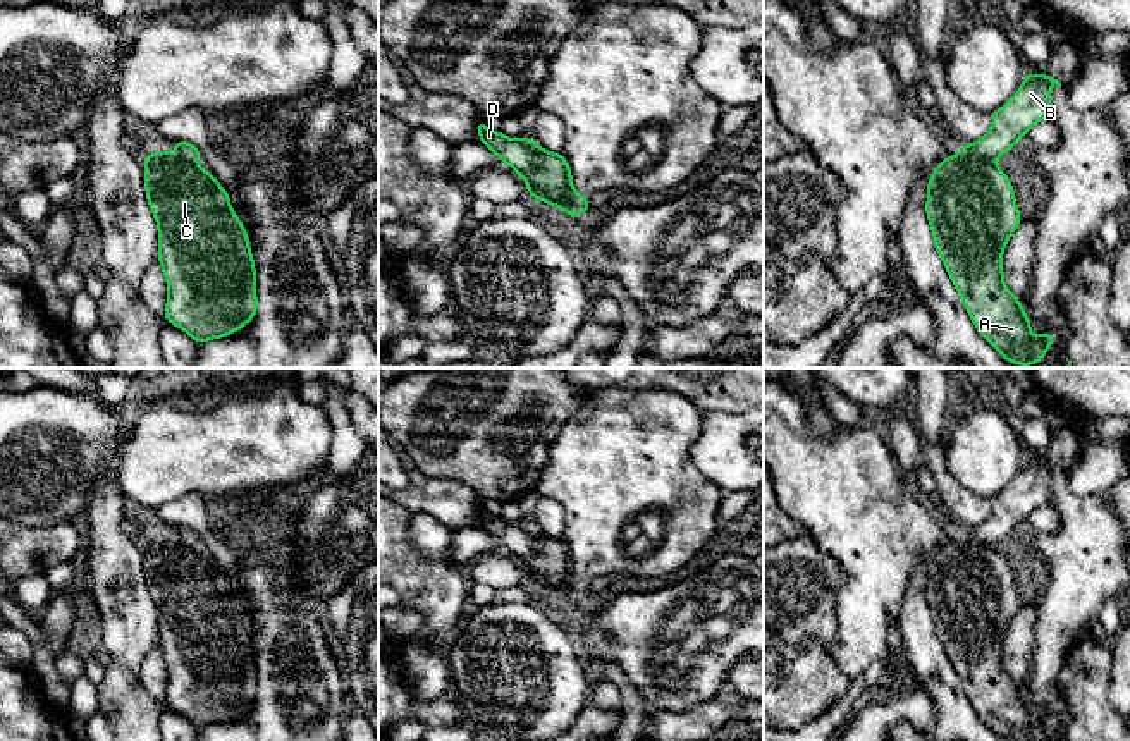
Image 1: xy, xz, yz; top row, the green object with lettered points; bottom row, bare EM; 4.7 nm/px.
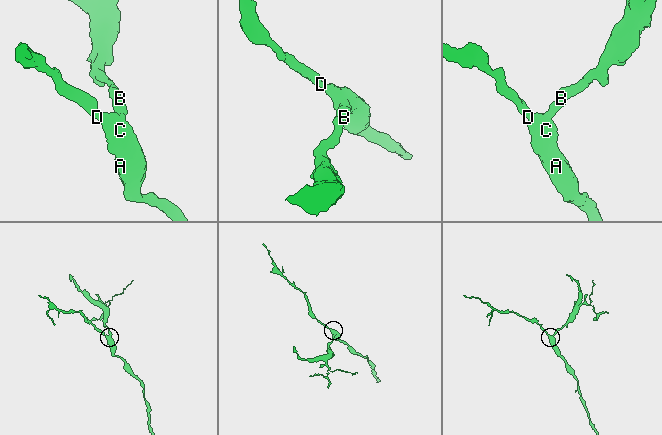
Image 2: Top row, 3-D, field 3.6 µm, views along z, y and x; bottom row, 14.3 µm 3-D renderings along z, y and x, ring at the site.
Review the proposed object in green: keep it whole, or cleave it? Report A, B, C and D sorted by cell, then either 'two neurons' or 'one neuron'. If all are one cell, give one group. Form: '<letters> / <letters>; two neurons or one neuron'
A C D / B; two neurons

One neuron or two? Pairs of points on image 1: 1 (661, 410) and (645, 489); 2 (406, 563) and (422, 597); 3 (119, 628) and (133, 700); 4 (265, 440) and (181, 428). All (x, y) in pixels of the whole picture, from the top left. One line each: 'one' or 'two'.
1: one
2: one
3: two
4: one

